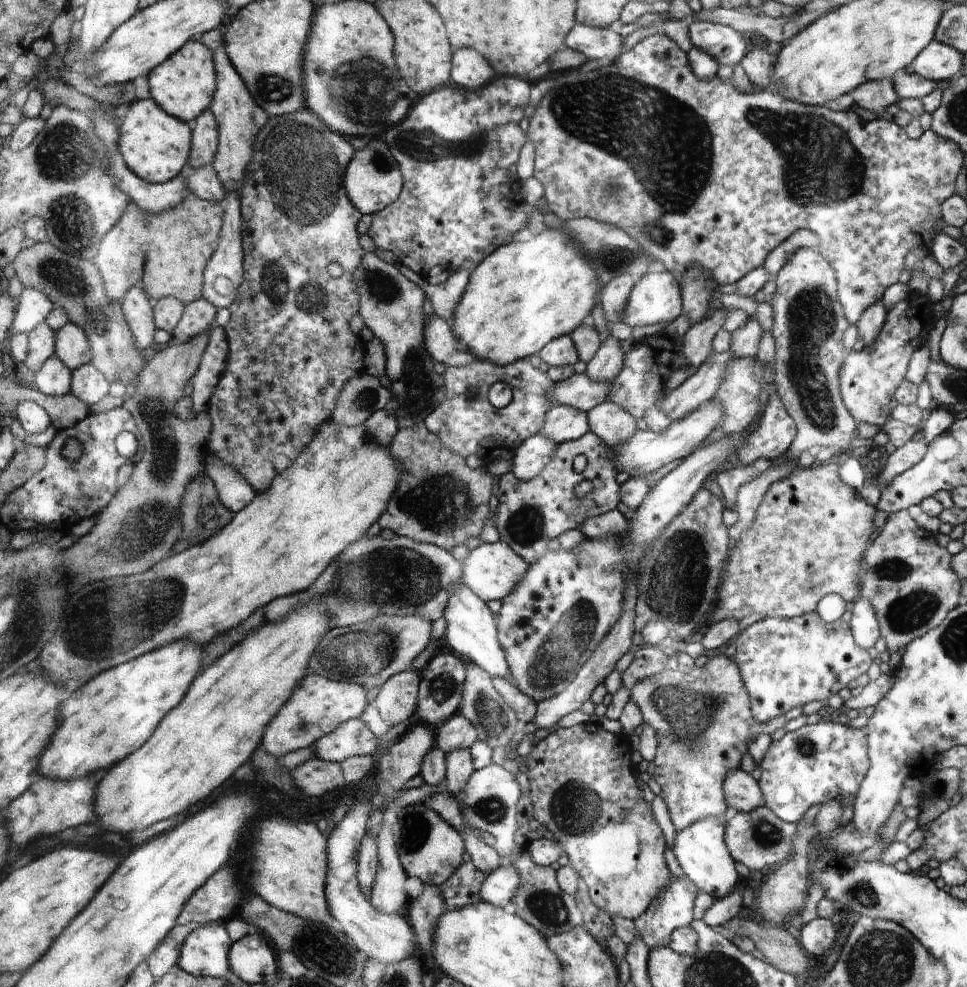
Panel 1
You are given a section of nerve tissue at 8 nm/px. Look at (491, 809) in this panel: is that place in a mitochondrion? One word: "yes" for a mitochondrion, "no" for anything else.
yes

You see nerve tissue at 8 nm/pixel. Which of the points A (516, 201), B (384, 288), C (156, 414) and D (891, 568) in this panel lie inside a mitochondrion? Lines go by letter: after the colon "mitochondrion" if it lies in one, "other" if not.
A: other
B: mitochondrion
C: mitochondrion
D: mitochondrion

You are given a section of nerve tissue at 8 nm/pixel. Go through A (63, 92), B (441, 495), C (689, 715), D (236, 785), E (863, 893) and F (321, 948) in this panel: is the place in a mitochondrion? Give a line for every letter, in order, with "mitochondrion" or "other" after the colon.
A: other
B: mitochondrion
C: mitochondrion
D: other
E: mitochondrion
F: mitochondrion

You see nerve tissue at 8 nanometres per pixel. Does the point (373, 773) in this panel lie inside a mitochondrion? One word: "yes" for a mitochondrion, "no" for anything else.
no

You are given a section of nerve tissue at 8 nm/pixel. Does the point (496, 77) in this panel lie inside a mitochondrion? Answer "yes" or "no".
no

